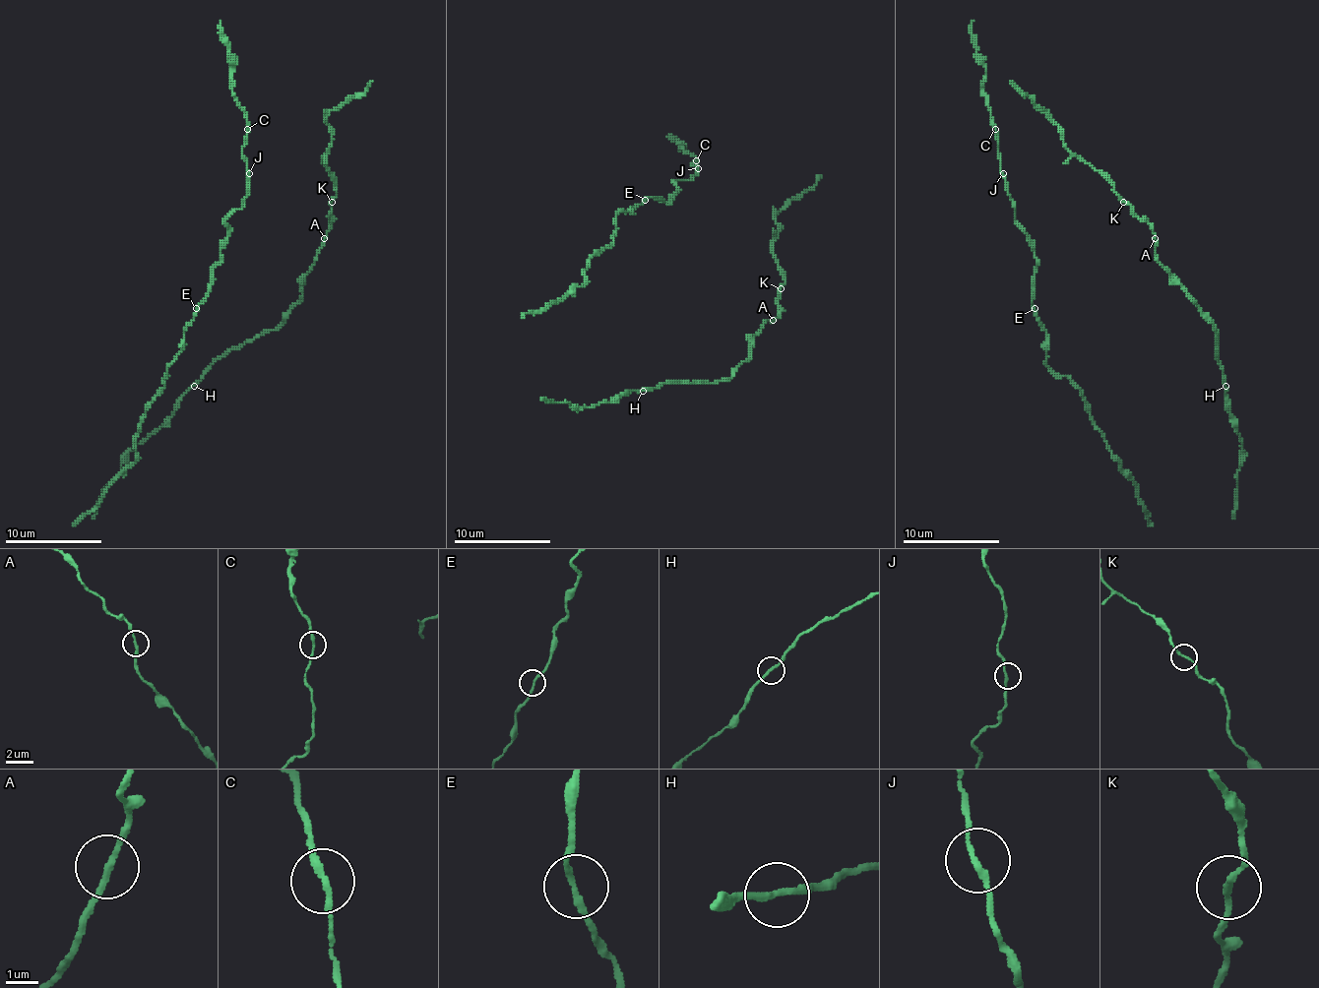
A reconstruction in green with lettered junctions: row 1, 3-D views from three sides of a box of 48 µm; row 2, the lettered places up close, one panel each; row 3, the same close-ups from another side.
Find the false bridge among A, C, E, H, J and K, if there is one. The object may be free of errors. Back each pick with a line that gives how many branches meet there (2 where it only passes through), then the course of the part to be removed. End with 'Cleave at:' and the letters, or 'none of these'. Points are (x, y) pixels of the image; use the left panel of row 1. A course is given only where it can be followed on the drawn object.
Cleave at: none of these

